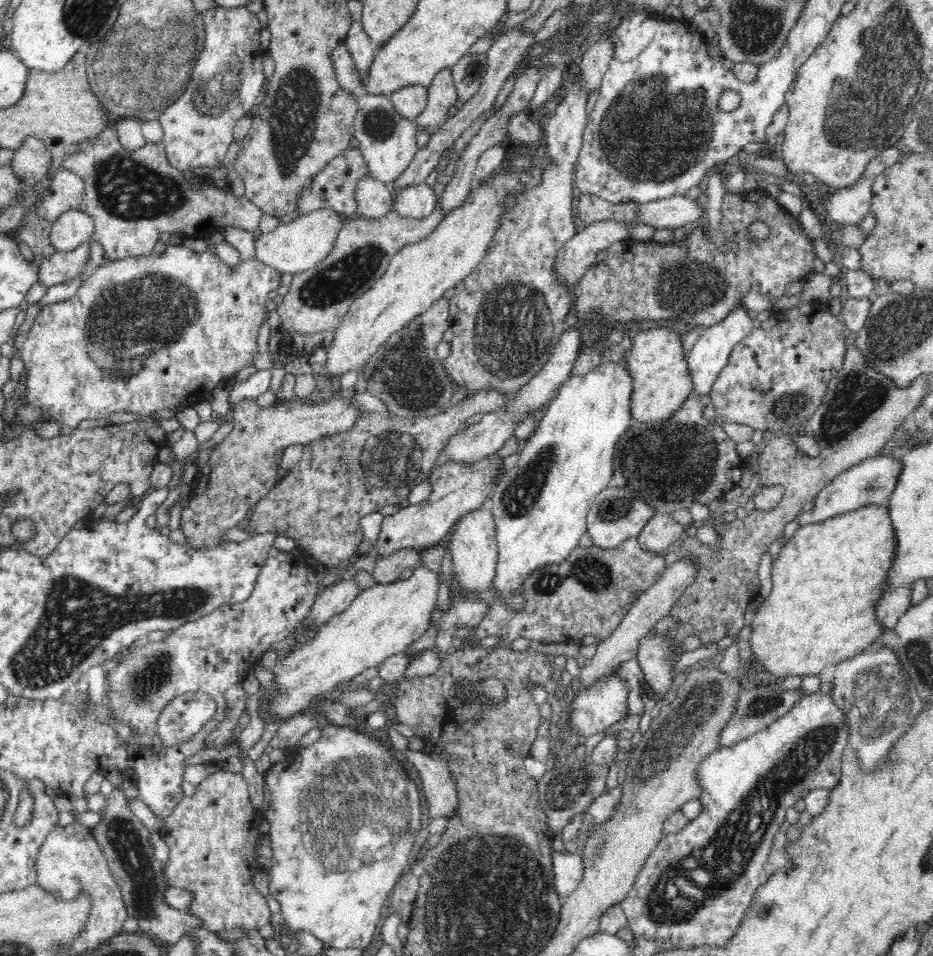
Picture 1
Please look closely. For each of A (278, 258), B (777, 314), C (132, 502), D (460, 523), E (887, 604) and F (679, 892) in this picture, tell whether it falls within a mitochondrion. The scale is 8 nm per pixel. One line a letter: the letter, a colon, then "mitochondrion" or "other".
A: other
B: other
C: other
D: other
E: other
F: mitochondrion

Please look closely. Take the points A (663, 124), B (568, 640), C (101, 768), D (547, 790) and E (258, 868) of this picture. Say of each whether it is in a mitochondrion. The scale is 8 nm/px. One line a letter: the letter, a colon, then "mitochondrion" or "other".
A: mitochondrion
B: other
C: other
D: mitochondrion
E: other

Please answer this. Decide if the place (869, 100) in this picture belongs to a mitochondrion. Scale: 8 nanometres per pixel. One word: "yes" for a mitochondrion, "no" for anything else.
yes

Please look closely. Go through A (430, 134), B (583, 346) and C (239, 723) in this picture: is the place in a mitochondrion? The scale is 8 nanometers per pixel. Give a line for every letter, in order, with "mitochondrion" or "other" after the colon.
A: other
B: other
C: other

